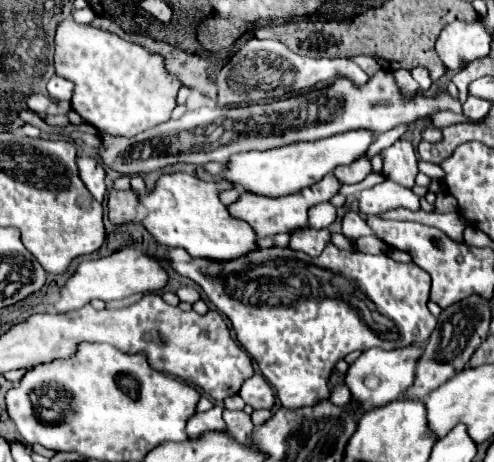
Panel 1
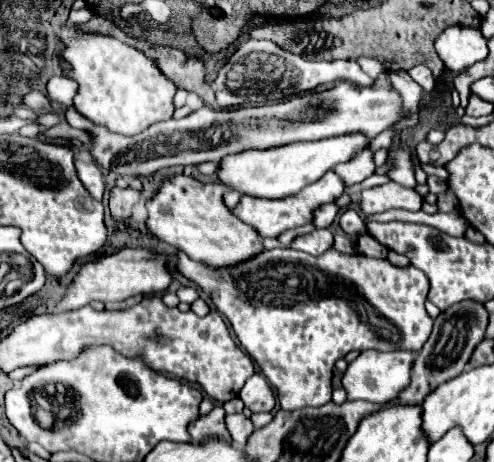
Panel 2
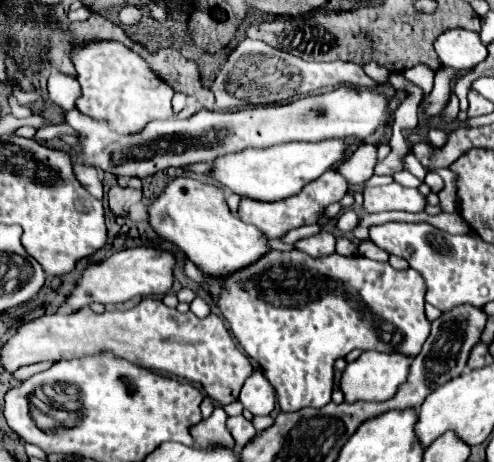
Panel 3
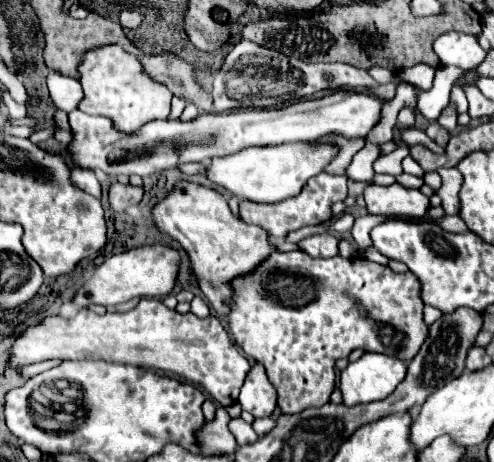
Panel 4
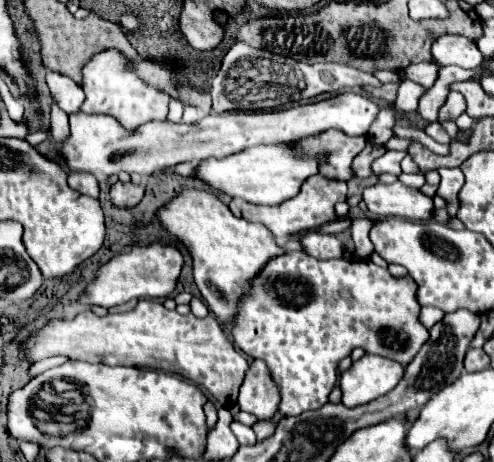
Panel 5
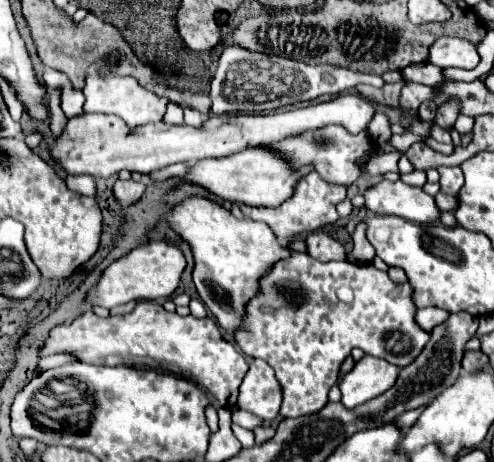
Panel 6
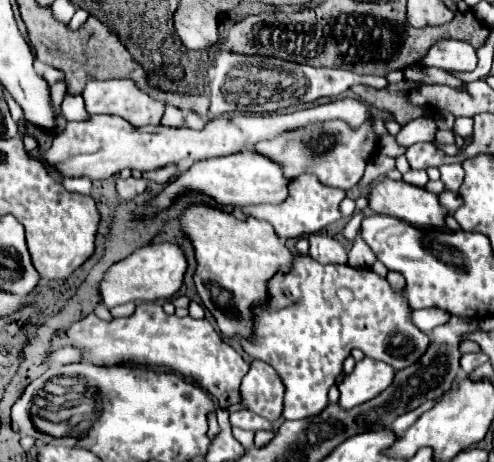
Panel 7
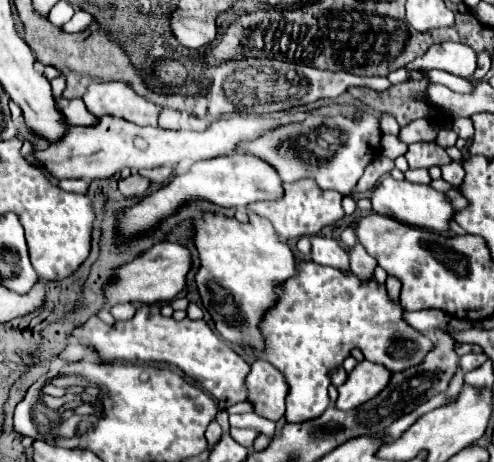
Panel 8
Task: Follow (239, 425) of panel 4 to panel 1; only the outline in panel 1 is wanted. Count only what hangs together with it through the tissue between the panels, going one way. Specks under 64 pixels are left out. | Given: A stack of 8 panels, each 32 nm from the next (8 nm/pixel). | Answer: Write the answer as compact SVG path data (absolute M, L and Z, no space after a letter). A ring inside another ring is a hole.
M224 408L224 422L226 422L226 428L240 440L244 442L246 436L252 432L252 420L250 420L250 414L246 414L244 410L226 410Z

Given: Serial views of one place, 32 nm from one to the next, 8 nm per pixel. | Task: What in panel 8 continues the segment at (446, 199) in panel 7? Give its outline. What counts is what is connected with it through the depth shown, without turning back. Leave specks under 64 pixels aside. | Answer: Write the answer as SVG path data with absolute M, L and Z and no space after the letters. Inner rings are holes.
M452 189L446 192L445 195L454 210L465 208L468 205L468 201L458 189Z

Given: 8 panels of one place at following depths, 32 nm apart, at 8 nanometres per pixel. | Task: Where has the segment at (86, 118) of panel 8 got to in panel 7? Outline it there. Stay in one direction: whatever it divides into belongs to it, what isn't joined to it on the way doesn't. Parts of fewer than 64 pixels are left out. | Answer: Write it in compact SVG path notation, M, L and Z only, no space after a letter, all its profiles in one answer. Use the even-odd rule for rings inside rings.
M64 94L62 112L64 112L66 120L82 120L82 118L88 118L88 112L84 108L84 98L80 94L76 94L76 96Z

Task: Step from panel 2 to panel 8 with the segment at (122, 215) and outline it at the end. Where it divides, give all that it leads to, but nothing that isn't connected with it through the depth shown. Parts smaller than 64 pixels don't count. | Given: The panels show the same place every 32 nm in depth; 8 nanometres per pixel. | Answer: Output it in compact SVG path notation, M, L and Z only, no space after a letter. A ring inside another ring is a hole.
M128 176L126 180L118 180L118 190L124 198L142 196L150 186L150 180L144 176Z

